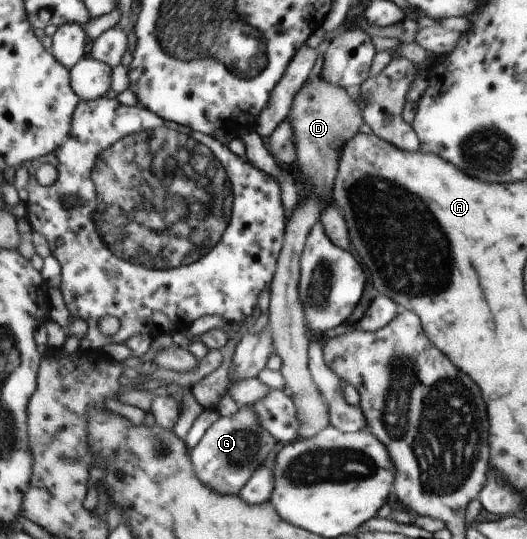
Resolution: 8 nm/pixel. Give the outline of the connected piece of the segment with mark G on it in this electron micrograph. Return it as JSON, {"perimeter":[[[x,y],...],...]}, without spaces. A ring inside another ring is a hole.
{"perimeter":[[[238,405],[237,411],[231,416],[219,416],[217,421],[209,425],[199,443],[188,453],[189,461],[192,461],[193,473],[205,487],[215,489],[215,493],[221,495],[235,495],[275,445],[277,441],[259,425],[251,407]]]}

